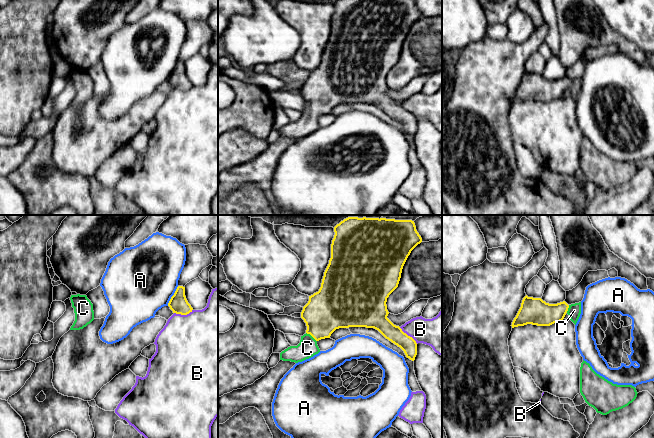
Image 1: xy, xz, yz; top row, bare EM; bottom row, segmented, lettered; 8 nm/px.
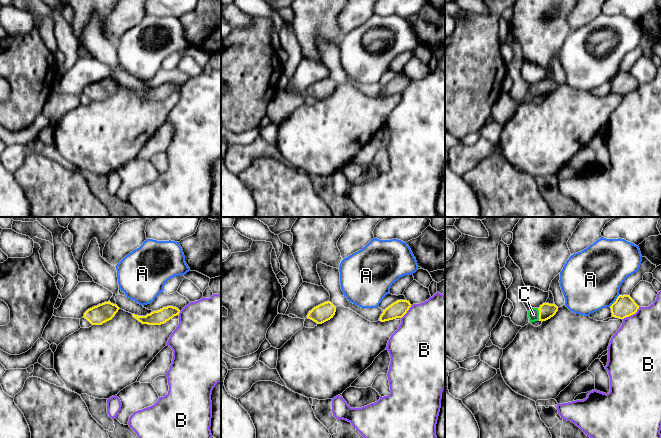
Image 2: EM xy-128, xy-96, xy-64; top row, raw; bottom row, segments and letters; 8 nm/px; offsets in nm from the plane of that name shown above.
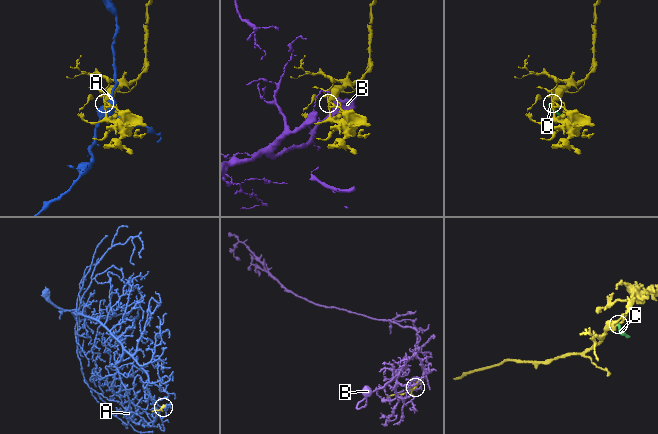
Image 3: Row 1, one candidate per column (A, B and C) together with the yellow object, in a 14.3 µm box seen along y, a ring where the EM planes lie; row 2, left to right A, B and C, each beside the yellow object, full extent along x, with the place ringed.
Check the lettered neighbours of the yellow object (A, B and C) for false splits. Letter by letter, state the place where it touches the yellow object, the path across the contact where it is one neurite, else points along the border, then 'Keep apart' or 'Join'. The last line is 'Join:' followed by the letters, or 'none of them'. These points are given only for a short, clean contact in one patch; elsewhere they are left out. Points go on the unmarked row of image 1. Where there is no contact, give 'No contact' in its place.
A: Touches yellow at xy (172, 72). Boundary: xy (178, 62), (167, 81). Keep apart
B: Touches yellow at xy (183, 90). Boundary: xy (192, 85), (186, 90), (174, 89). Keep apart
C: Touches yellow at xz (311, 111). Path across: xz (328, 85), (311, 111), (307, 124). Join
Join: C

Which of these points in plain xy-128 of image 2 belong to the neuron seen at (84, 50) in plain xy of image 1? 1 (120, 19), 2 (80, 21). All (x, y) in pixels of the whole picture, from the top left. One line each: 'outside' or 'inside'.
1: outside
2: inside

